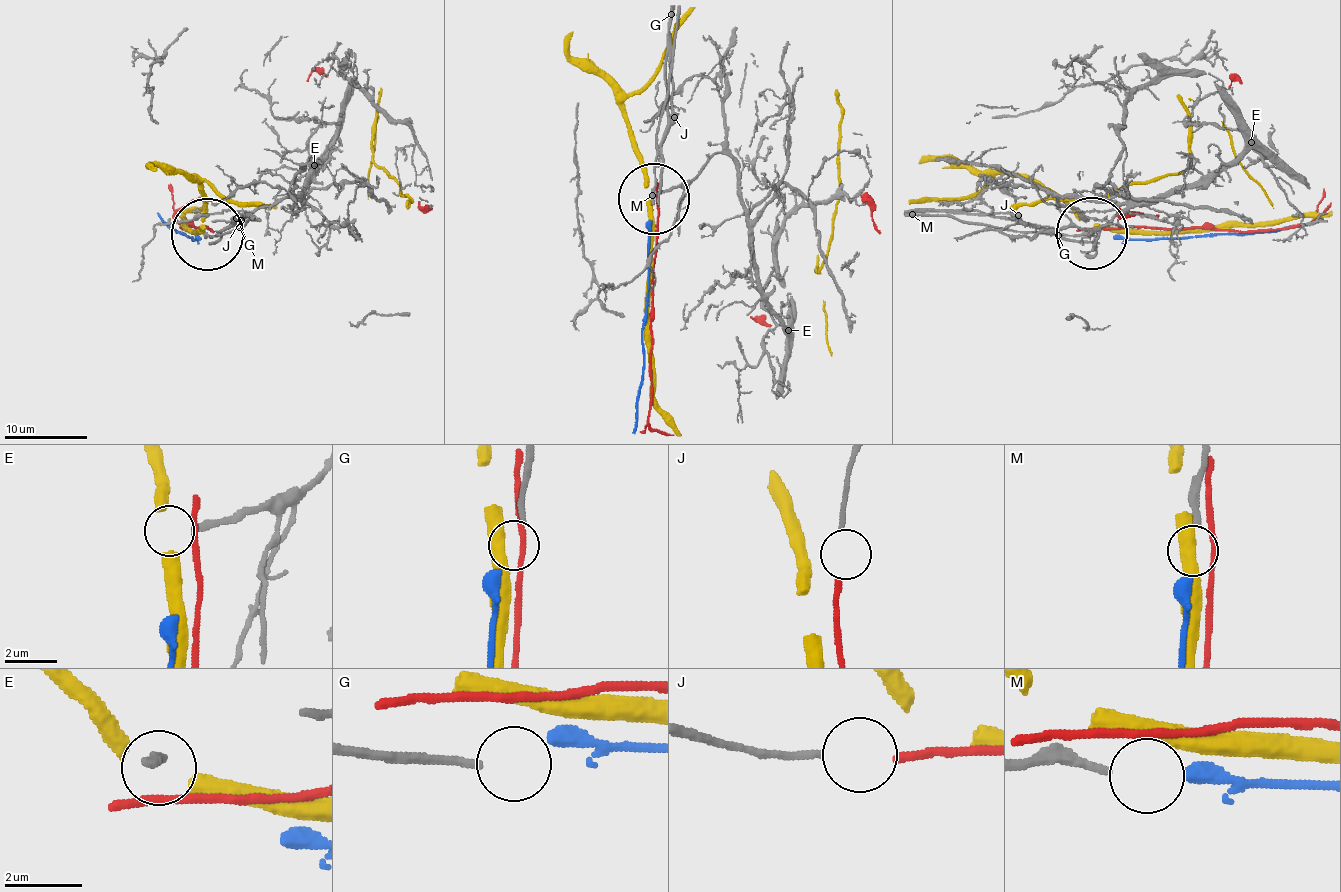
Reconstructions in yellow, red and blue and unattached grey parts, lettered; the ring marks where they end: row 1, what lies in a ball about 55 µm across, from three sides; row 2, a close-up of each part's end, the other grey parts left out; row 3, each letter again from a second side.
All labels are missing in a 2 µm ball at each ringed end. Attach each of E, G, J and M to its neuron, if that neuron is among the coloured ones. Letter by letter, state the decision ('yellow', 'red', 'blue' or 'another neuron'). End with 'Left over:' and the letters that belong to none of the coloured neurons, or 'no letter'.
E: another neuron
G: another neuron
J: red
M: blue
Left over: E, G

